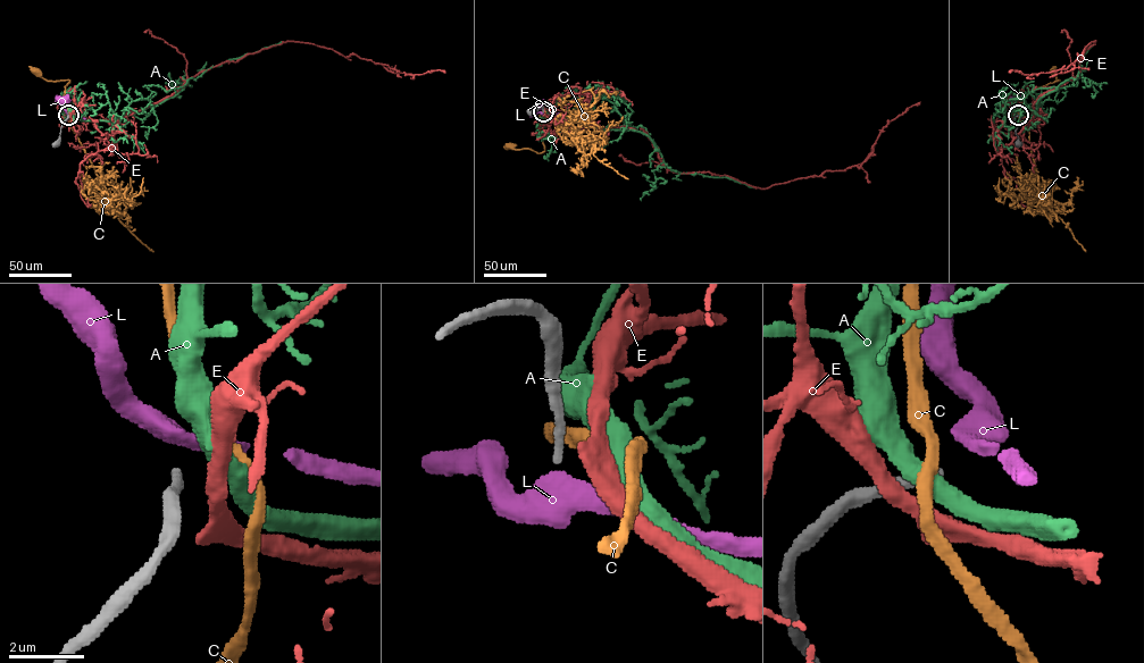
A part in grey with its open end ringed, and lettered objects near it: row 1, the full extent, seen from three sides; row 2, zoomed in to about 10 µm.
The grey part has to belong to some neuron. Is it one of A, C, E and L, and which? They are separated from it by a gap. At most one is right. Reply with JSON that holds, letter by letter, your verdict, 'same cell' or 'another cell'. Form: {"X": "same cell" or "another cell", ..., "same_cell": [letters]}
{"A": "another cell", "C": "another cell", "E": "another cell", "L": "another cell", "same_cell": []}

